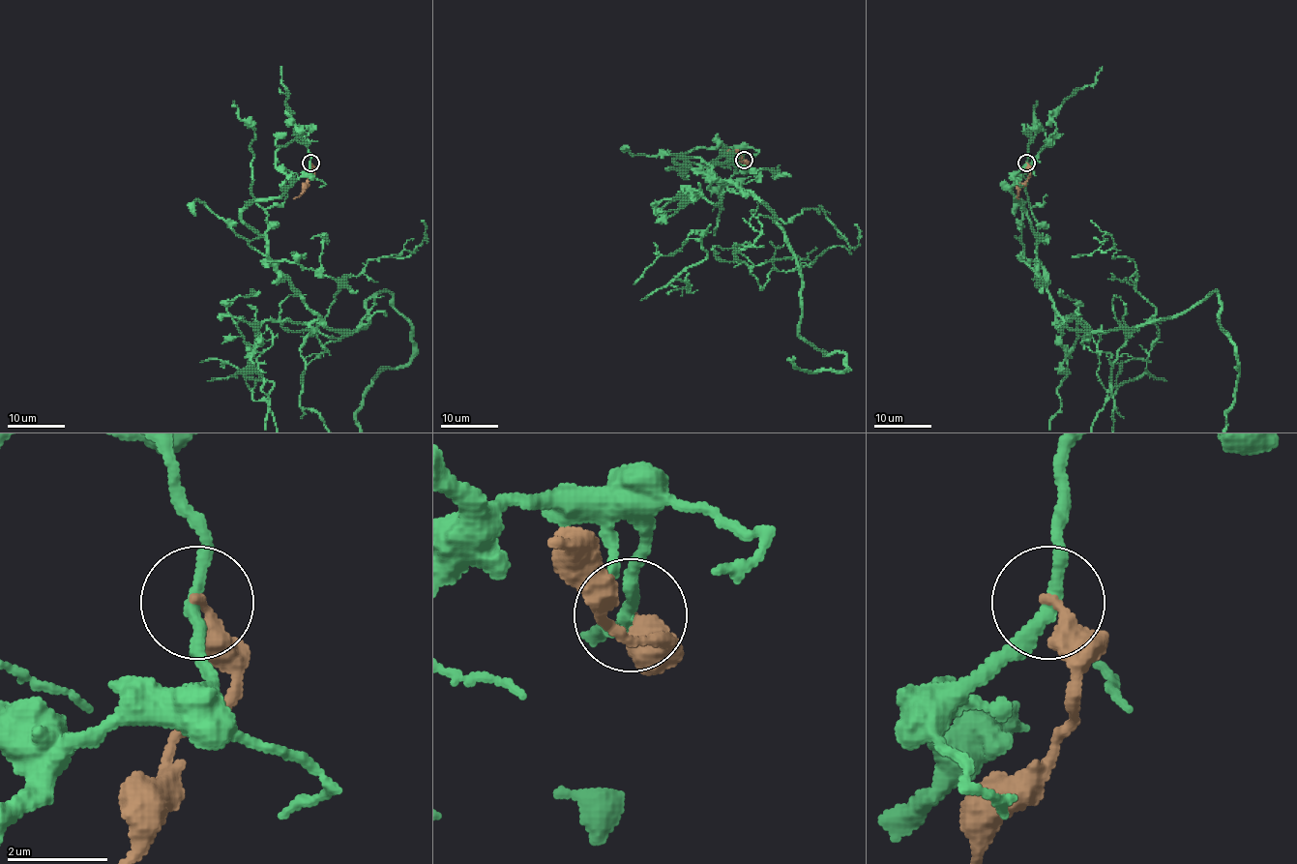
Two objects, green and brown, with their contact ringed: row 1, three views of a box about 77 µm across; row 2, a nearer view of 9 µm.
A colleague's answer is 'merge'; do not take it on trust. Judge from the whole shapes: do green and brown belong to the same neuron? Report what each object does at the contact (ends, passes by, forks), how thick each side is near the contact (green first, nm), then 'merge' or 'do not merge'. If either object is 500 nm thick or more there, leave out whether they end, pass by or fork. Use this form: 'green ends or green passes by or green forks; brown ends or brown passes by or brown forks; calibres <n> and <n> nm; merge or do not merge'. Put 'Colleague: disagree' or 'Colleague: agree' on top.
Colleague: agree
green passes by; brown ends; calibres 280 and 320 nm; merge

